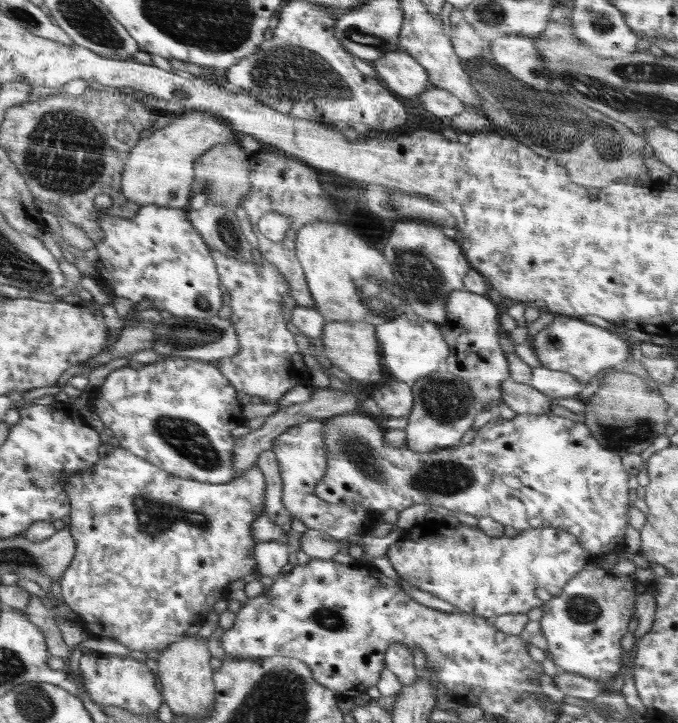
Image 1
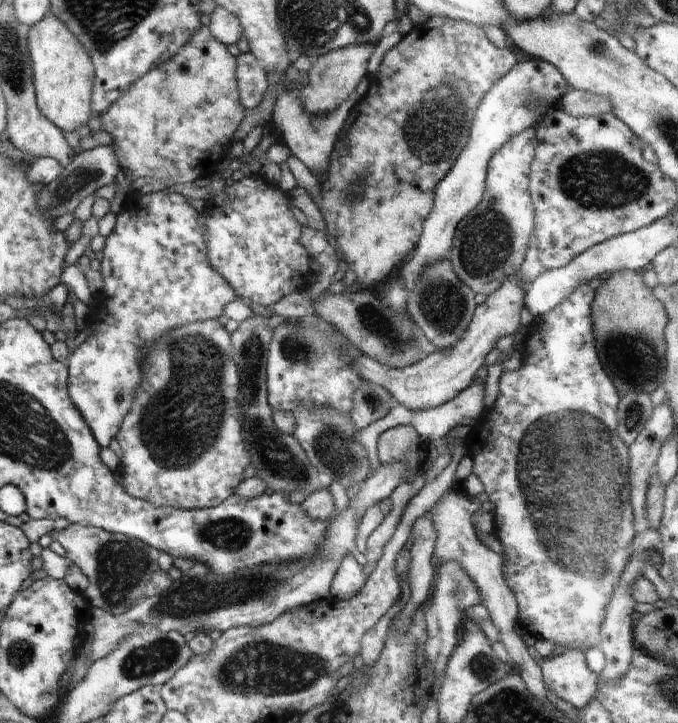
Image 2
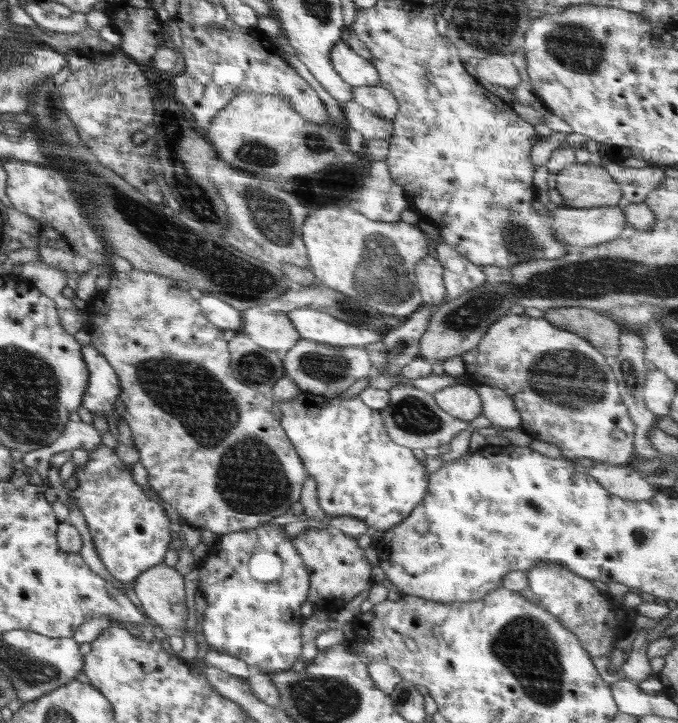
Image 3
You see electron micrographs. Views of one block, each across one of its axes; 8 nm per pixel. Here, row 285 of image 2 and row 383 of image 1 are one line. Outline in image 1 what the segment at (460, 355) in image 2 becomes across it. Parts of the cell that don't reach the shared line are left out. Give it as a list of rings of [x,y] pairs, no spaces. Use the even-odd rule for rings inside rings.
[[[512,378],[502,382],[502,402],[517,414],[544,415],[551,413],[551,399],[536,388],[518,384]]]

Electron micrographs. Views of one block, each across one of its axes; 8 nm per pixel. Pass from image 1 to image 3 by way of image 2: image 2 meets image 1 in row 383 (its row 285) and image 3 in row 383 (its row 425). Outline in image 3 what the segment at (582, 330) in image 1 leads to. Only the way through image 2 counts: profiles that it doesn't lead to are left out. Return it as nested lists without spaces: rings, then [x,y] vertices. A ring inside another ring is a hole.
[[[508,312],[494,321],[476,348],[461,358],[472,385],[490,386],[508,394],[519,411],[520,428],[533,440],[556,444],[562,457],[572,460],[590,458],[596,463],[613,465],[627,464],[633,458],[635,425],[630,421],[627,408],[622,403],[609,359],[589,340],[553,325],[544,317],[534,318]],[[616,431],[622,437],[614,438],[613,433]]]

